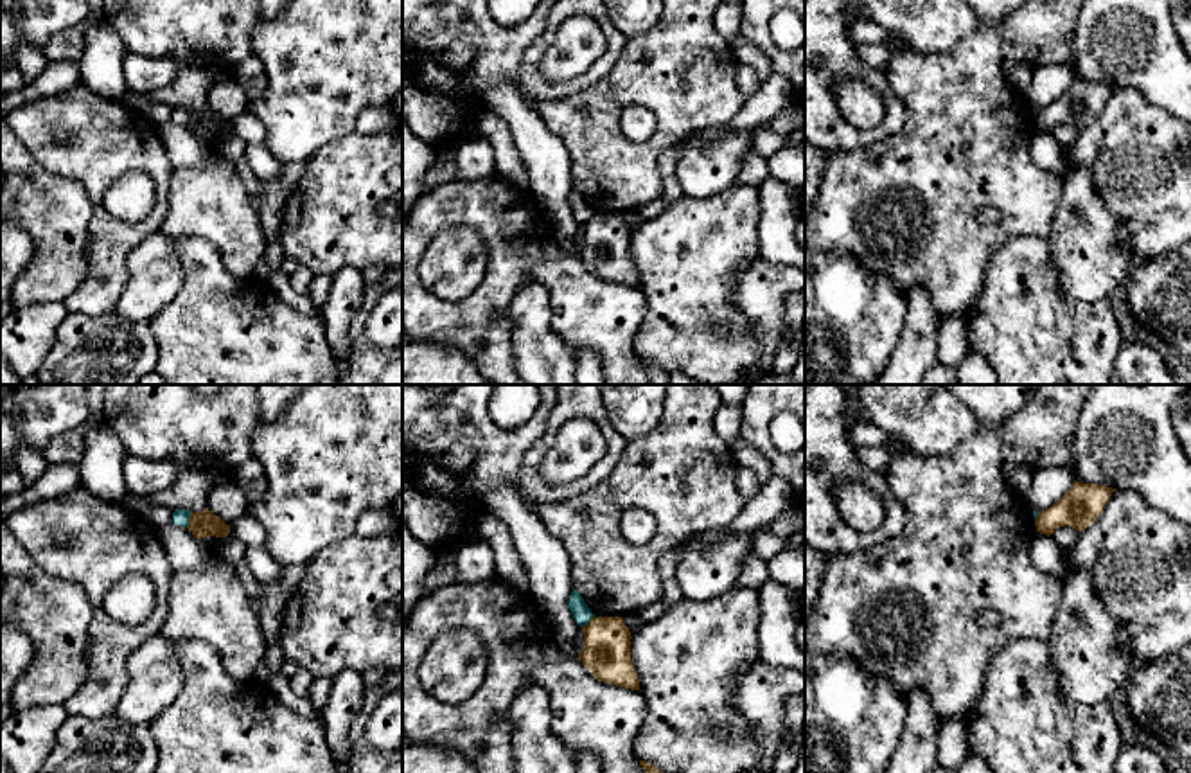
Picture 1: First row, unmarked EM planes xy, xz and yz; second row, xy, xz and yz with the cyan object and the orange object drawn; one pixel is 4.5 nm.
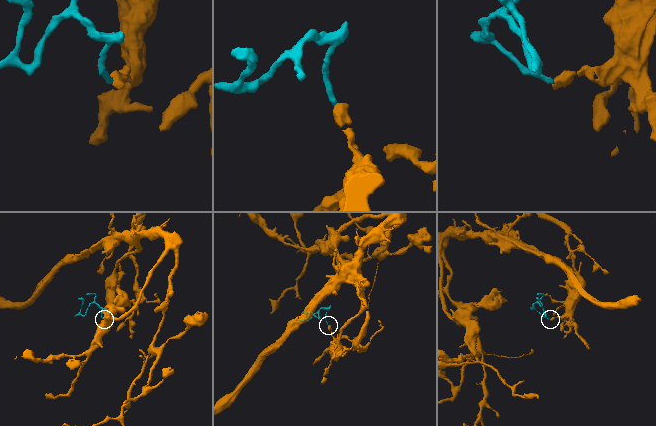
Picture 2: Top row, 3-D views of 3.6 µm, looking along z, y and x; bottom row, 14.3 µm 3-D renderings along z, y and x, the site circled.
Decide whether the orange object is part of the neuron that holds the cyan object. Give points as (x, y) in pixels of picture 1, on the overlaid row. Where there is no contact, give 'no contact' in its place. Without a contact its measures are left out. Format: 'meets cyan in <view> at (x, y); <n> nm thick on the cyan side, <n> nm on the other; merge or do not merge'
meets cyan in xy at (187, 520); 80 nm thick on the cyan side, 120 nm on the other; do not merge

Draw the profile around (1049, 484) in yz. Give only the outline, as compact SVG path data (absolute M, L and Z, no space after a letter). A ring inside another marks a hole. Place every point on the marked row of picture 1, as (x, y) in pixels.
M1072 466L1040 467L1033 471L1029 505L1042 512L1056 503L1074 484Z

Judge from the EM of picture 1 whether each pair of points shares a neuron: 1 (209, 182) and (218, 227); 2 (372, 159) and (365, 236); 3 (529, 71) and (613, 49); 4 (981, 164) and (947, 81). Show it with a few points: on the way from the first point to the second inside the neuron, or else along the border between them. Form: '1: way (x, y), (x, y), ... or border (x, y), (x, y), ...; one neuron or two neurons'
1: way (209, 193), (218, 216); one neuron
2: way (365, 178), (365, 216); one neuron
3: way (548, 88), (568, 88), (584, 81), (593, 72); one neuron
4: way (972, 144), (954, 101); one neuron

